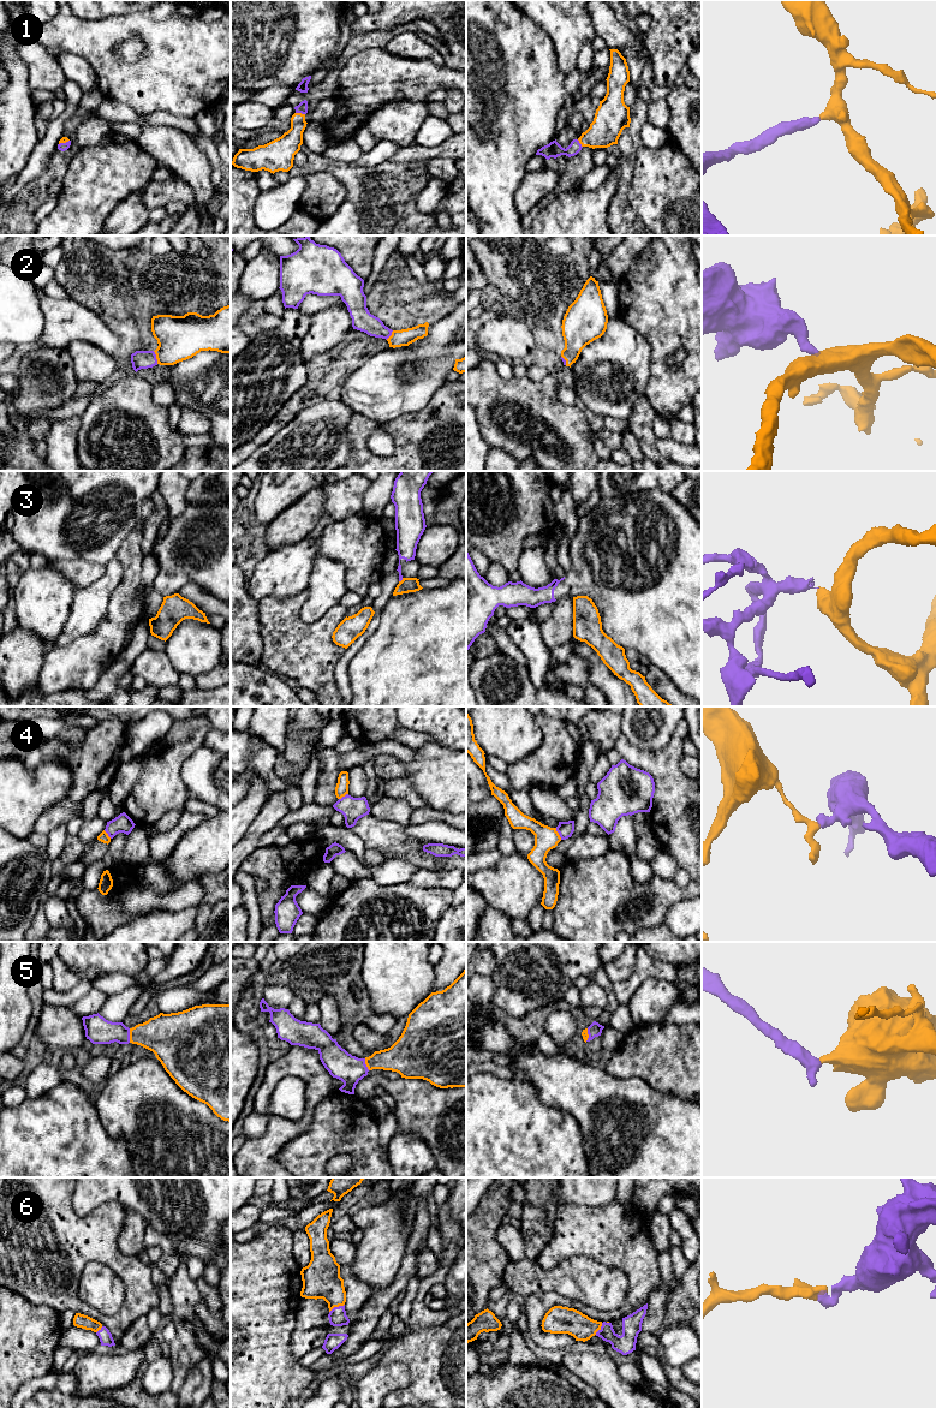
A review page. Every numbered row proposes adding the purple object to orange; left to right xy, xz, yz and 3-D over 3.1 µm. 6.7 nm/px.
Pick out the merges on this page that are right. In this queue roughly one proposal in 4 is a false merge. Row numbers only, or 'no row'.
1, 2, 5, 6

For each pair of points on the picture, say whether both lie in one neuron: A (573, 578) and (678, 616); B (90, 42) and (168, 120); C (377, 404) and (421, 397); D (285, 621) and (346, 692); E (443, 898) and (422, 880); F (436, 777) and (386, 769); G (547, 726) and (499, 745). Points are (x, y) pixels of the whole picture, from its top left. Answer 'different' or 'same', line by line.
A: same
B: different
C: same
D: different
E: different
F: same
G: different

